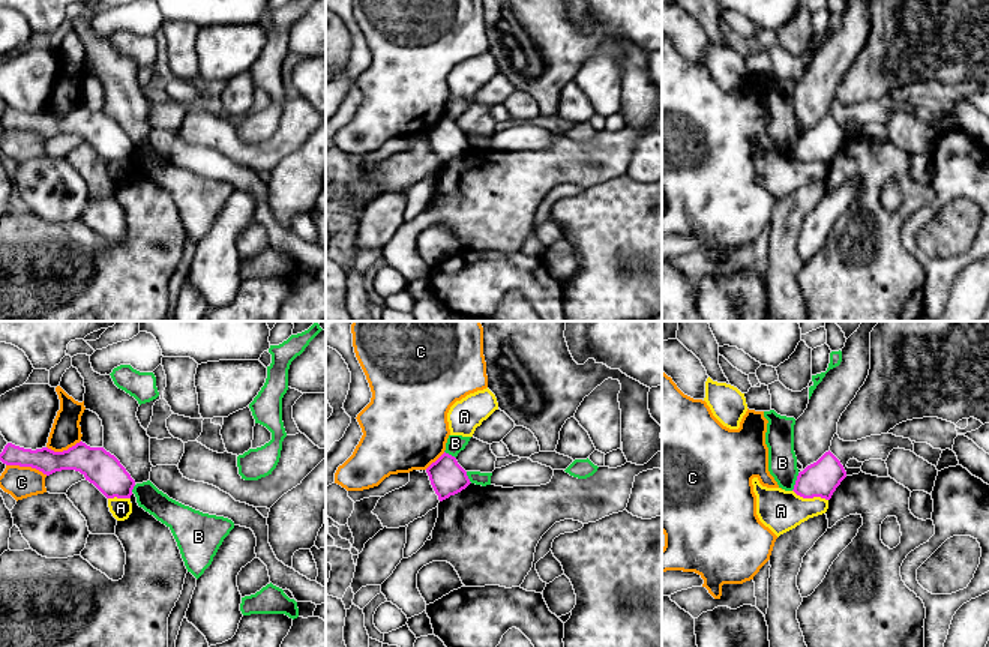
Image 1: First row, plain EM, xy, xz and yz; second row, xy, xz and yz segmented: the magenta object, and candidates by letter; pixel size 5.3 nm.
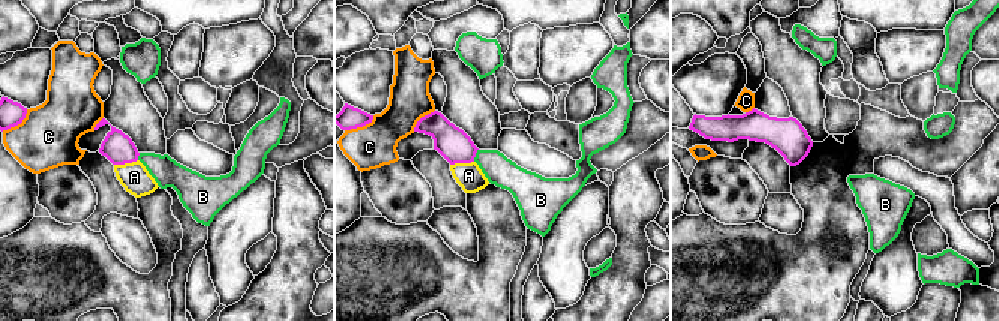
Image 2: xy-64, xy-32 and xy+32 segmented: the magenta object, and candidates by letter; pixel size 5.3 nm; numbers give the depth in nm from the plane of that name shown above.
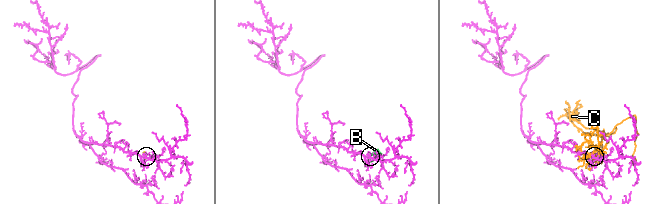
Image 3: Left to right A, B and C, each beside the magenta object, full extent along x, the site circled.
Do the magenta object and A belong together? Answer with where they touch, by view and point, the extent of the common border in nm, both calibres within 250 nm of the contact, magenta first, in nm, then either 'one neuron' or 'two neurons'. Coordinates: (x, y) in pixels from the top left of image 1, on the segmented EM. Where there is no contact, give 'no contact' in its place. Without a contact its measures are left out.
meets magenta in yz at (811, 497); contact 200 nm long; 190 nm thick on the magenta side, 220 nm on the other; two neurons

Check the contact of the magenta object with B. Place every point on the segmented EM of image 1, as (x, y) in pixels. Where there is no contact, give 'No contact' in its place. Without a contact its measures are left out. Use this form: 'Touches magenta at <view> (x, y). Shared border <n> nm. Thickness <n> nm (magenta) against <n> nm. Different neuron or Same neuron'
Touches magenta at yz (796, 482). Shared border 100 nm. Thickness 190 nm (magenta) against 160 nm. Different neuron

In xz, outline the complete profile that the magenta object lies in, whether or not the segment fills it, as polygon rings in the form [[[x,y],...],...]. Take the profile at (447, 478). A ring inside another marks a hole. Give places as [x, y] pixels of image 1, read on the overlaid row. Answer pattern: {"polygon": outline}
{"polygon": [[[446,452],[426,468],[426,473],[440,501],[461,492],[471,483],[456,458]]]}

